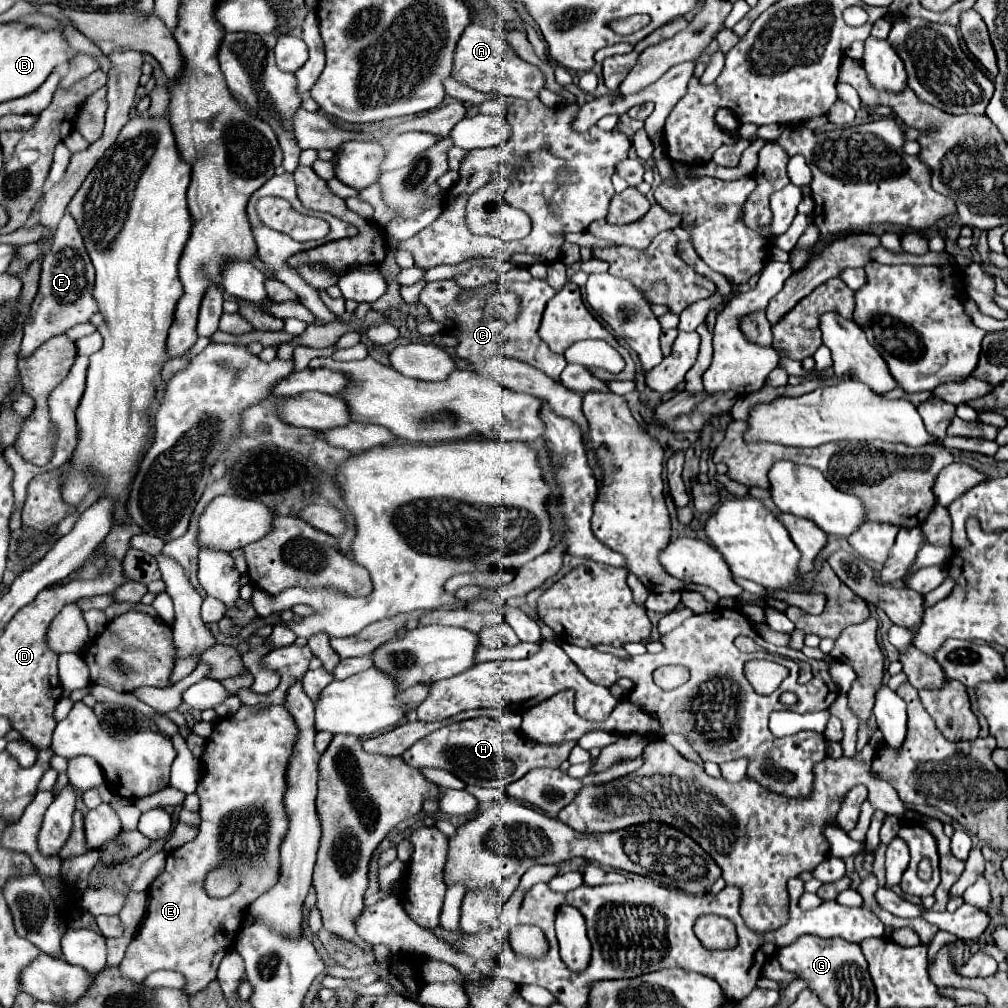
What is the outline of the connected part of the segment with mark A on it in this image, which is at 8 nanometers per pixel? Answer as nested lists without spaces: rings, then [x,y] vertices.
[[[469,24],[467,30],[461,34],[455,50],[453,78],[485,94],[497,92],[501,96],[521,100],[535,100],[539,98],[539,92],[545,88],[545,74],[537,66],[521,60],[497,30],[491,30],[481,24]]]

